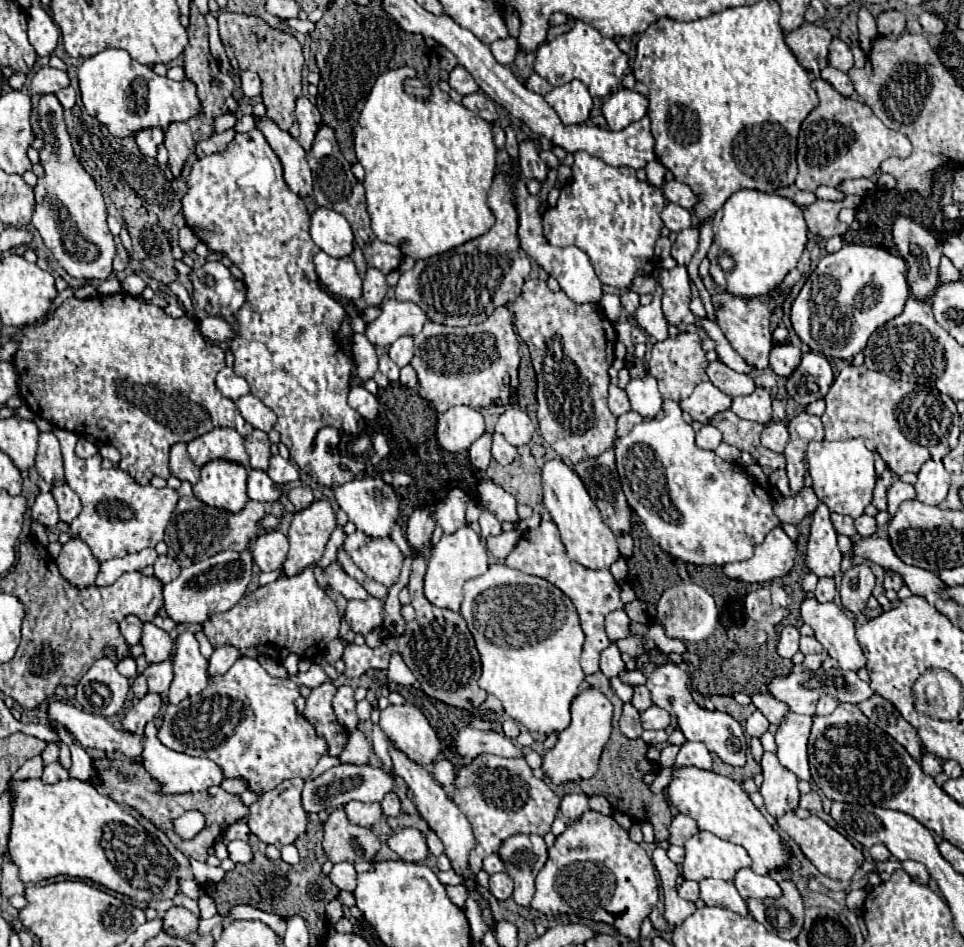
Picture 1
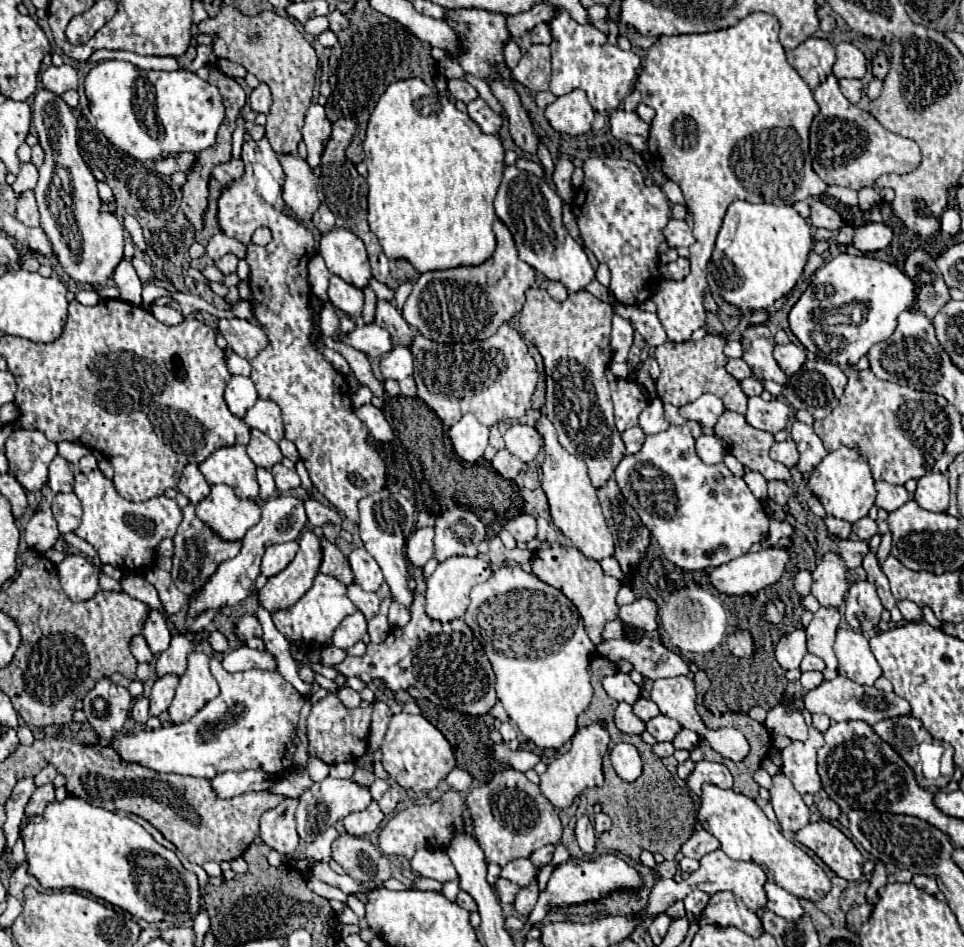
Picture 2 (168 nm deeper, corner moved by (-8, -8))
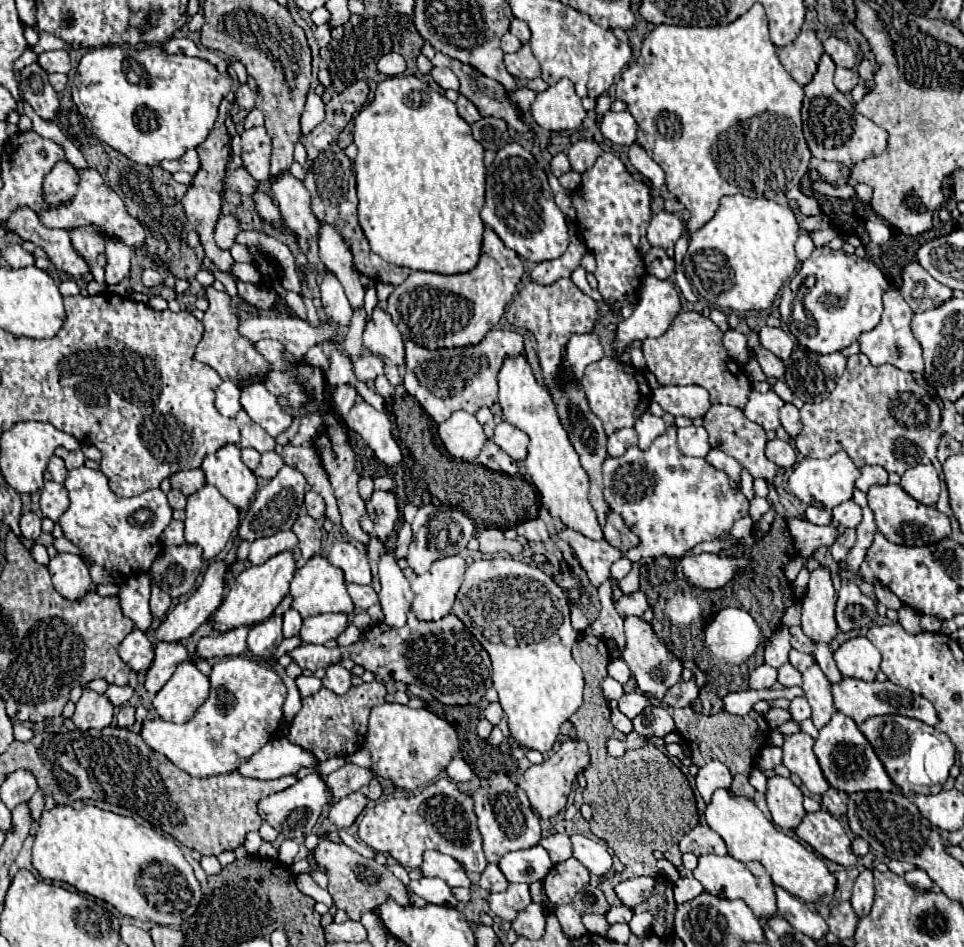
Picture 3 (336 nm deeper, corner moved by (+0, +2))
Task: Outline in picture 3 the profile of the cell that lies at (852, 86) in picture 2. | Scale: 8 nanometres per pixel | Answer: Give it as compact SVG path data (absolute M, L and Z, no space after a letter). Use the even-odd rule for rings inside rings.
M836 69L836 87L842 93L850 93L858 83L858 73L852 69Z

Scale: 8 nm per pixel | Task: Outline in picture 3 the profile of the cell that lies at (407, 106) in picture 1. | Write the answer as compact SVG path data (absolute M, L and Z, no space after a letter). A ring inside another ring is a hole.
M396 75L388 77L382 81L374 93L374 101L364 107L356 117L354 117L354 143L358 147L358 157L354 159L356 167L356 181L358 181L358 219L364 229L364 235L368 237L368 243L374 253L378 253L382 259L410 267L412 271L434 271L434 273L464 273L470 271L480 257L480 247L482 247L482 219L480 219L480 209L482 209L482 199L484 199L484 177L486 177L486 167L484 167L484 147L472 137L470 125L458 115L456 105L448 101L442 93L430 89L428 83L416 79L414 75Z

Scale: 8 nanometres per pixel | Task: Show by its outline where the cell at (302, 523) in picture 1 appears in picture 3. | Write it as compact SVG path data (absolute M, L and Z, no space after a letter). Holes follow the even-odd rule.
M290 551L278 553L276 557L268 559L264 565L244 569L234 579L234 585L230 587L222 605L212 613L216 629L228 631L228 629L236 629L242 625L252 625L252 623L260 623L260 621L268 619L274 613L274 609L278 607L278 603L288 595L288 587L290 587L290 581L294 577L296 569L298 569L298 565Z

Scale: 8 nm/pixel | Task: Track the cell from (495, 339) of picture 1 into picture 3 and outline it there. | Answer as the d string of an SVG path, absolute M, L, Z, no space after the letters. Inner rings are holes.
M490 329L478 345L452 349L426 349L406 339L404 387L436 423L446 421L458 409L478 413L482 407L498 403L498 371L506 357L518 355L524 355L524 341L522 335L512 329Z

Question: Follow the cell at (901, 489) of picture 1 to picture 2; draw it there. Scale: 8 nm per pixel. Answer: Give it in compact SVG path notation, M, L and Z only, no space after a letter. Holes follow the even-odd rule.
M876 481L876 491L878 491L878 495L876 495L874 505L884 511L896 511L898 507L902 507L910 499L910 495L904 487L890 485L884 481Z

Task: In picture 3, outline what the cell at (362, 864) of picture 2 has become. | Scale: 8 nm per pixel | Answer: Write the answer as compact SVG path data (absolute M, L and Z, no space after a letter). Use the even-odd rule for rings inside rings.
M320 835L320 843L318 843L318 849L314 851L314 857L320 865L328 869L328 879L330 879L328 891L334 897L334 903L338 905L338 909L344 909L350 919L358 921L362 913L374 911L374 907L384 903L388 897L392 897L394 901L400 901L400 905L410 903L406 885L400 879L396 879L384 865L378 865L374 863L374 859L366 859L358 855L344 843L334 843L328 837Z

